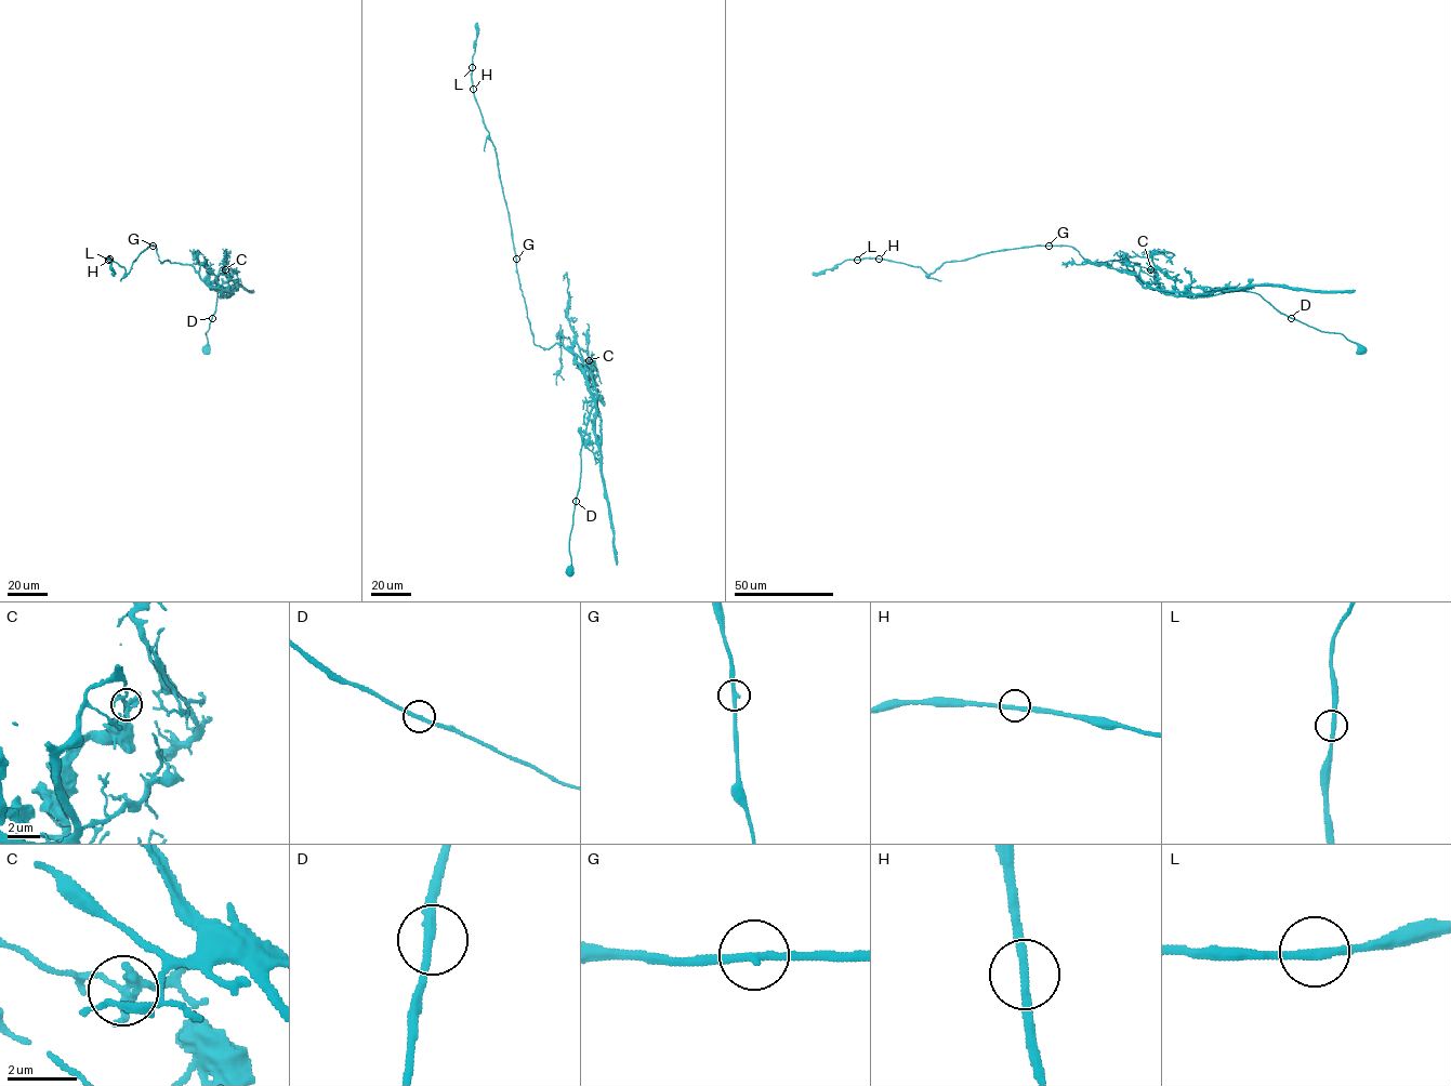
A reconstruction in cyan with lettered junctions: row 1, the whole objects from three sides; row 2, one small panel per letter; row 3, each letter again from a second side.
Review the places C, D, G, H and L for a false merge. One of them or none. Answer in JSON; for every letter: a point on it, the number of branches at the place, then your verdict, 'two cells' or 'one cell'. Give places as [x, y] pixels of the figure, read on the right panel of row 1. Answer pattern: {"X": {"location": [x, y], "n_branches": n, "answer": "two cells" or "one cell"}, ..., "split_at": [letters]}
{"C": {"location": [1150, 269], "n_branches": 2, "answer": "two cells"}, "D": {"location": [1291, 318], "n_branches": 2, "answer": "one cell"}, "G": {"location": [1049, 246], "n_branches": 2, "answer": "one cell"}, "H": {"location": [879, 259], "n_branches": 2, "answer": "one cell"}, "L": {"location": [857, 260], "n_branches": 2, "answer": "one cell"}, "split_at": ["C"]}

